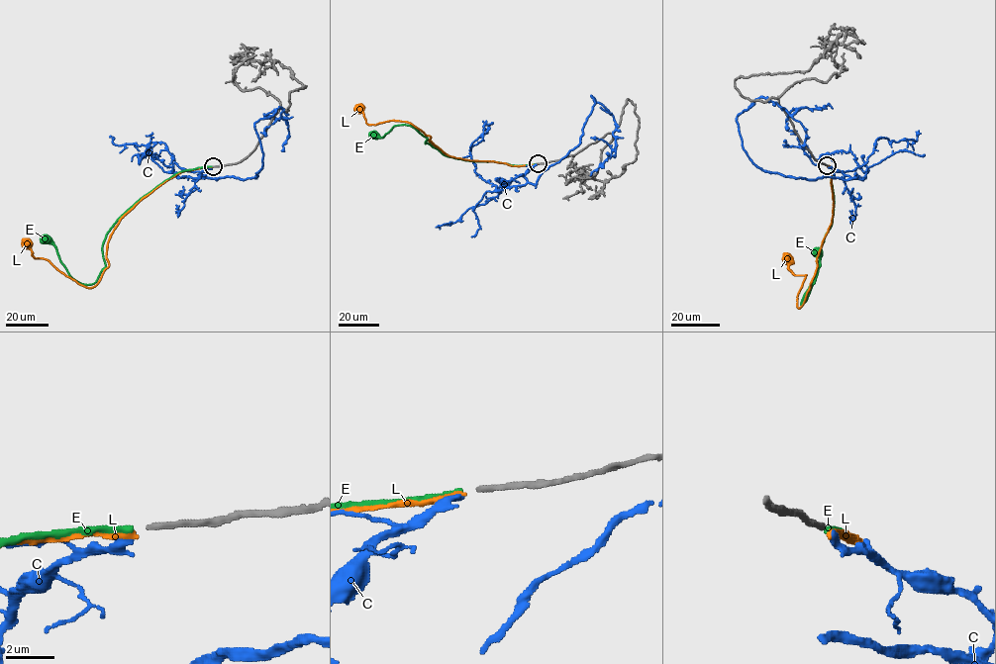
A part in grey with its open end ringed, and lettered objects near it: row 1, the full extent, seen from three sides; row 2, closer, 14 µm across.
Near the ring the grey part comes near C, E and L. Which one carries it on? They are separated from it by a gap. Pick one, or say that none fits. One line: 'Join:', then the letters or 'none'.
Join: E

